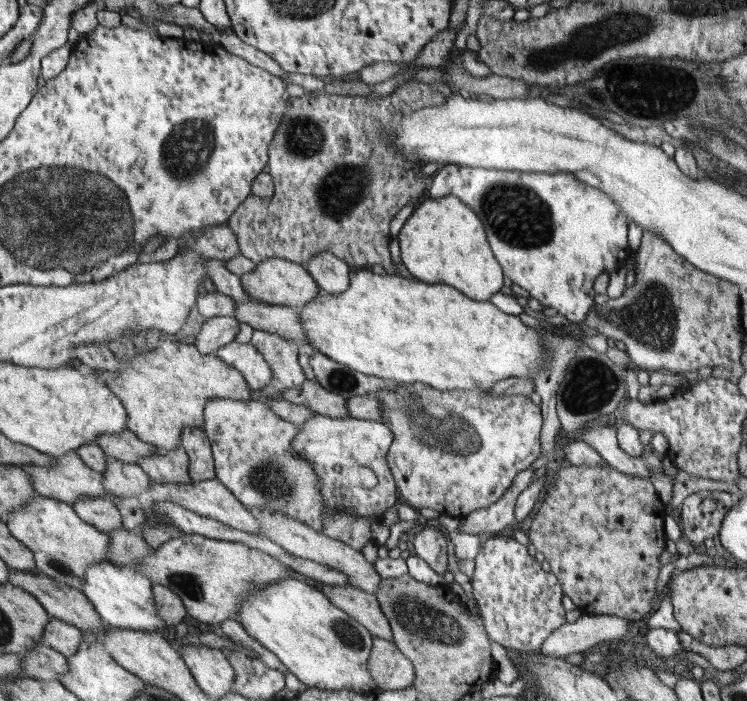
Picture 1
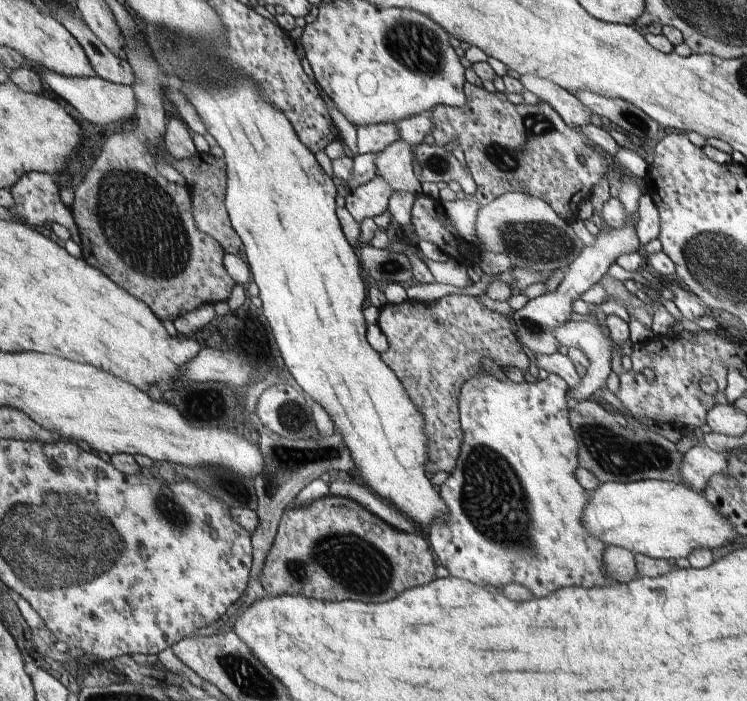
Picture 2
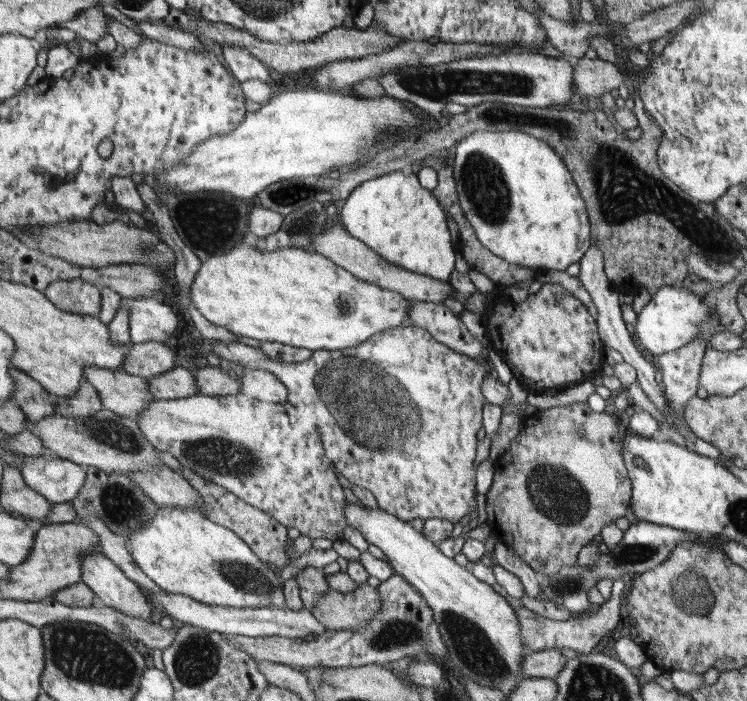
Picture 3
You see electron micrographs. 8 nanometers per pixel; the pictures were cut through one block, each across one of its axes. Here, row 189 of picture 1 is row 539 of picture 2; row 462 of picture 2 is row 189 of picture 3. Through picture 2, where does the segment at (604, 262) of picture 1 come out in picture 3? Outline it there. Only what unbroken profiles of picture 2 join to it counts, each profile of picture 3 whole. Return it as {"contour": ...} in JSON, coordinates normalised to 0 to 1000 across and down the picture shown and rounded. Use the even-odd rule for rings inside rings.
{"contour":[[[633,188],[609,205],[606,234],[614,291],[620,291],[617,297],[625,302],[625,314],[631,314],[628,320],[636,328],[636,340],[655,359],[679,377],[692,377],[716,388],[756,388],[764,377],[778,374],[778,365],[791,351],[788,305],[764,245],[732,203],[695,188]]]}

